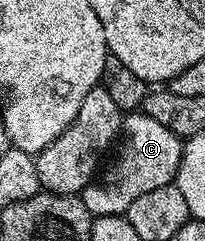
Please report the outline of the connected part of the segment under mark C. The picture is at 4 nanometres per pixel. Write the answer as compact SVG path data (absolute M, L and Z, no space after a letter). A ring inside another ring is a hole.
M143 111L130 112L123 121L123 140L120 145L113 166L106 173L104 170L79 194L87 211L94 218L123 215L131 207L131 203L139 199L139 195L147 195L147 191L155 191L155 187L176 182L183 138L175 135L175 131L168 127L163 127L163 123L151 119Z

